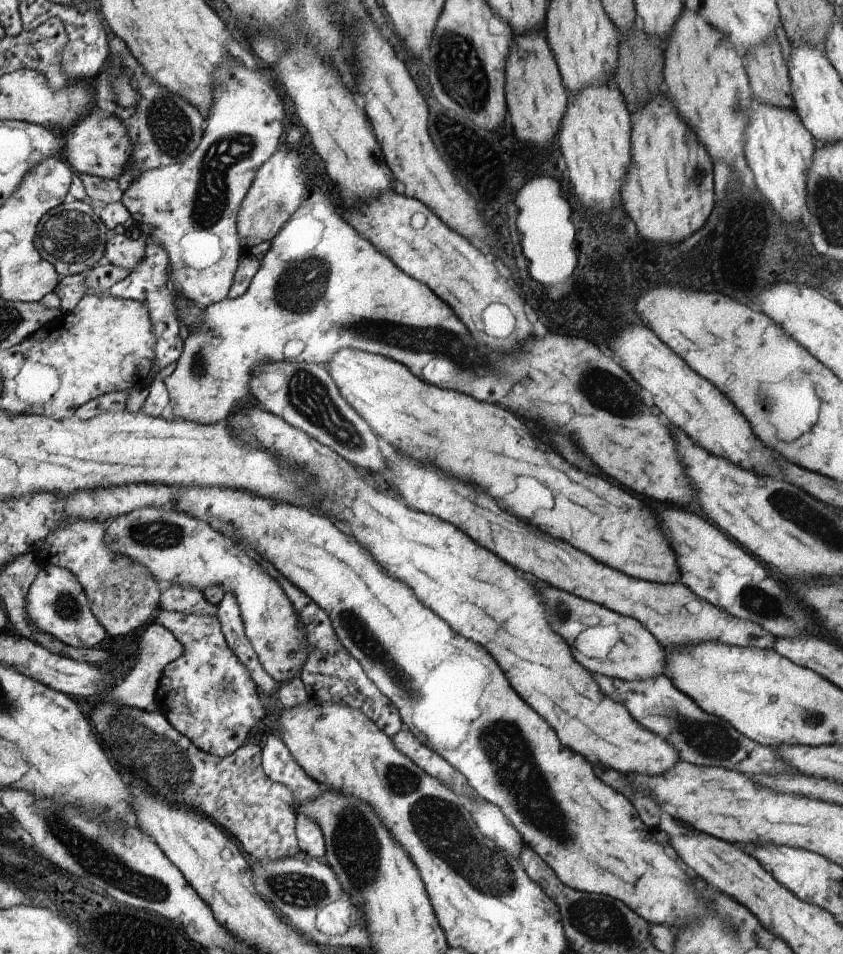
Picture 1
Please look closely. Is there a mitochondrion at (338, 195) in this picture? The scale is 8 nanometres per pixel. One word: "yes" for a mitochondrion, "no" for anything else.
no

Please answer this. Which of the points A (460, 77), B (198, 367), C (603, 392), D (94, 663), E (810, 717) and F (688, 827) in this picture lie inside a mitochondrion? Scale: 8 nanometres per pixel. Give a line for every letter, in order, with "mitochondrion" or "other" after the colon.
A: mitochondrion
B: mitochondrion
C: mitochondrion
D: other
E: mitochondrion
F: other

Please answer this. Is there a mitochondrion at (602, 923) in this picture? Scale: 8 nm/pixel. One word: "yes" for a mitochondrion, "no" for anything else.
yes

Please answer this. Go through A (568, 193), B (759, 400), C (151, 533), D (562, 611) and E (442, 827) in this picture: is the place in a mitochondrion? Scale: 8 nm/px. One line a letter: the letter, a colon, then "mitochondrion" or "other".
A: other
B: mitochondrion
C: mitochondrion
D: mitochondrion
E: mitochondrion

